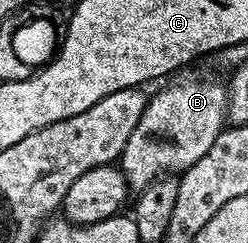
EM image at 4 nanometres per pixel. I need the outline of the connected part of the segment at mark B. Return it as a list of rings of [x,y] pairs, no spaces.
[[[196,68],[176,73],[154,95],[148,97],[147,107],[137,120],[137,128],[129,136],[117,165],[127,178],[132,191],[144,190],[151,182],[164,176],[175,176],[188,170],[209,148],[213,140],[225,129],[227,117],[227,86],[211,74],[202,74]]]

